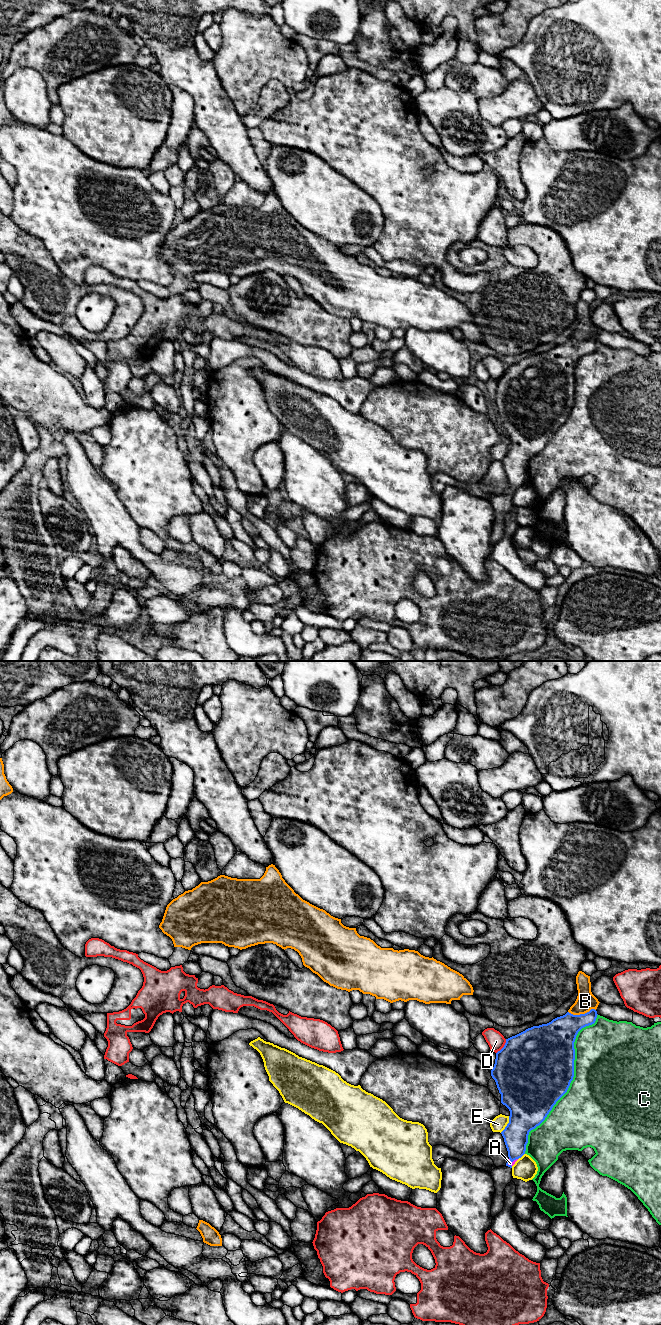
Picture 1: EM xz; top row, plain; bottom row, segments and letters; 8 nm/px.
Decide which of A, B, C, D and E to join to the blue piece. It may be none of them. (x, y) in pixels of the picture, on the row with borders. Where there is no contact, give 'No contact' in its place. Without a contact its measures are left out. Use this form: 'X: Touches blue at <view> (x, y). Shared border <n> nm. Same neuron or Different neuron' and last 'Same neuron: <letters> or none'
A: Touches blue at xz (512, 1161). Shared border 100 nm. Same neuron
B: Touches blue at xz (581, 1014). Shared border 220 nm. Different neuron
C: Touches blue at xz (570, 1082). Shared border 1250 nm. Different neuron
D: Touches blue at xz (504, 1046). Shared border 150 nm. Different neuron
E: Touches blue at xz (507, 1124). Shared border 150 nm. Different neuron
Same neuron: A

